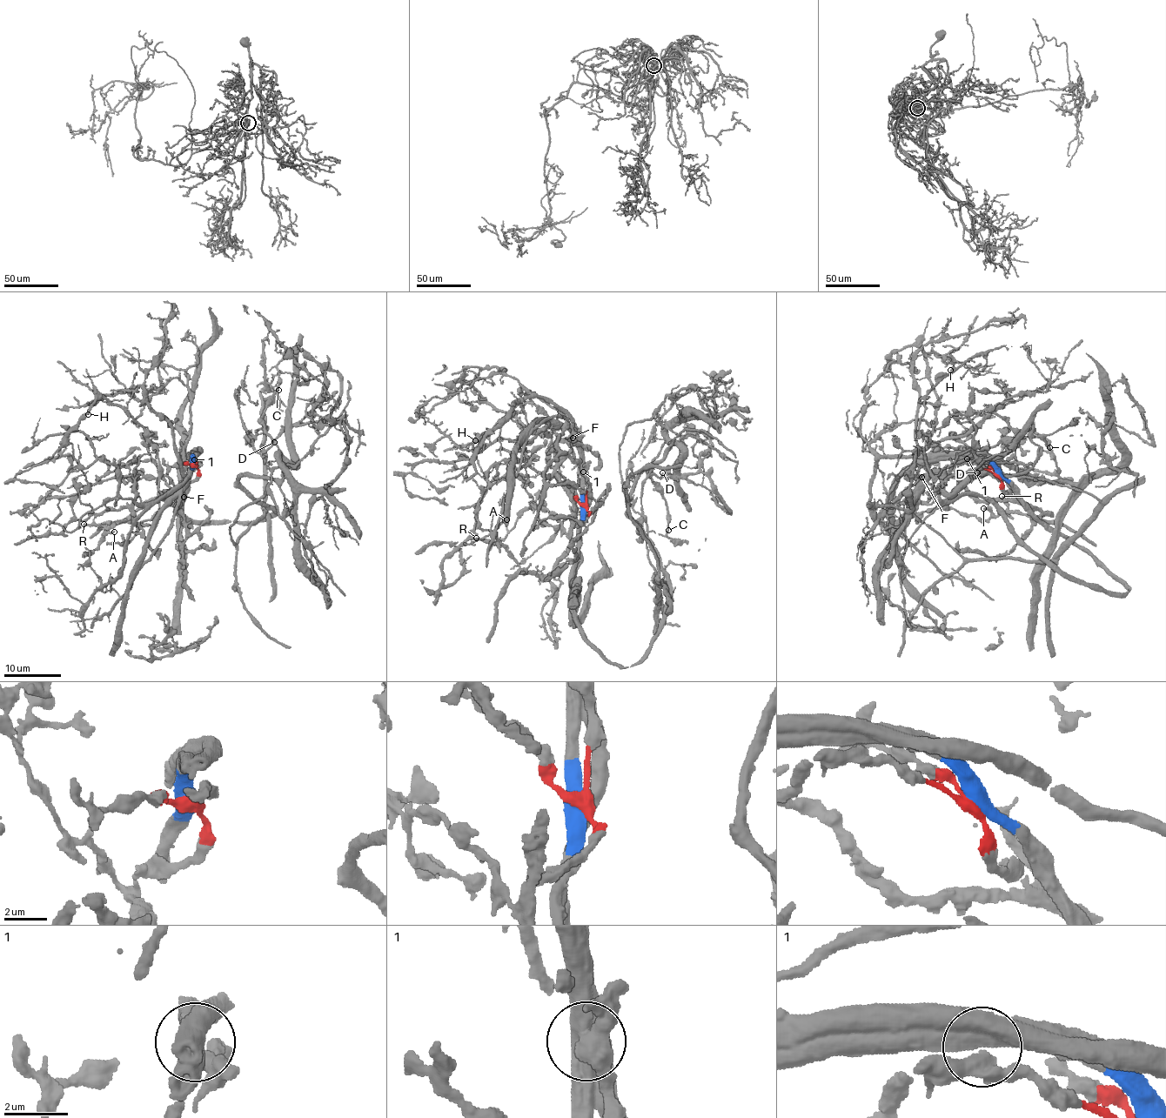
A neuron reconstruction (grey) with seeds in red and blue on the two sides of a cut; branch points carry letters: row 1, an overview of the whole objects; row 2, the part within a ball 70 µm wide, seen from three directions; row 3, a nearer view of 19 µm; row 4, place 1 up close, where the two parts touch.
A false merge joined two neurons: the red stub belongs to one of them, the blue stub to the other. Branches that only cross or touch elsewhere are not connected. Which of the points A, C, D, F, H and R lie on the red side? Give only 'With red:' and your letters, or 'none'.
With red: A, F, R

